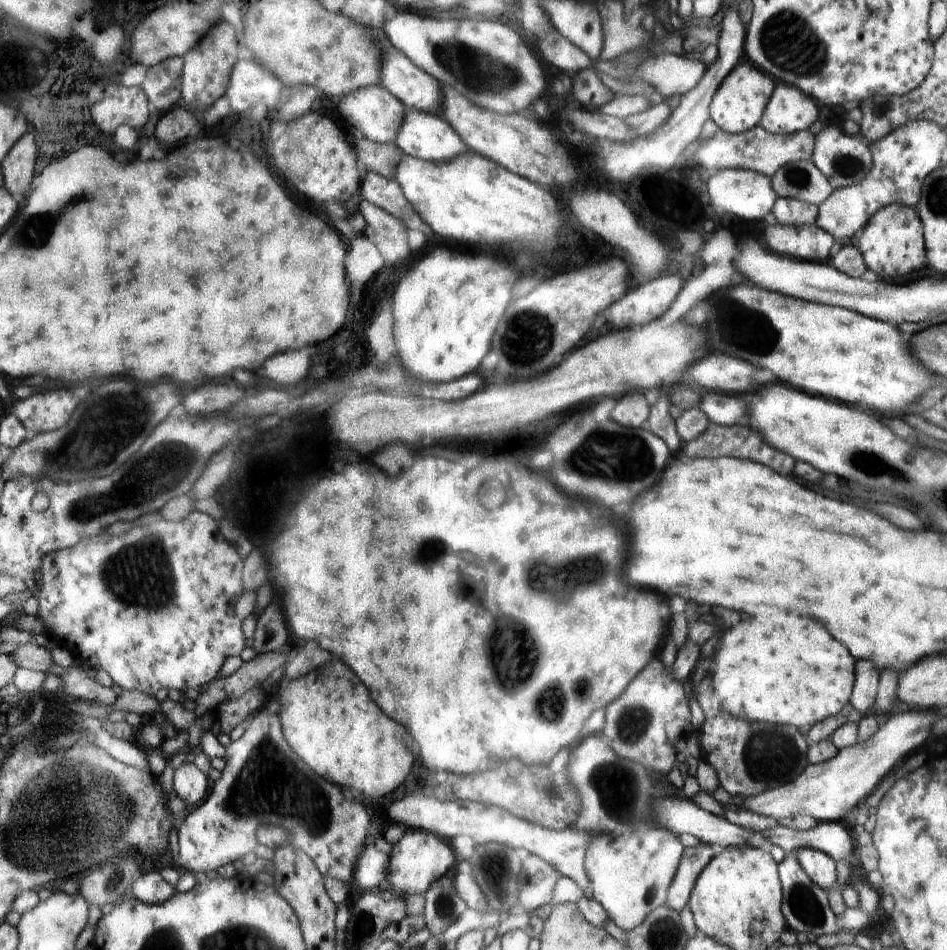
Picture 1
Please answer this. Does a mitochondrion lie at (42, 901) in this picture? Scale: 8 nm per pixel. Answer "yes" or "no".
no

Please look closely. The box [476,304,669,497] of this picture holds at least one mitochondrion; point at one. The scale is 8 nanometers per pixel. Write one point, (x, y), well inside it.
(624, 457)

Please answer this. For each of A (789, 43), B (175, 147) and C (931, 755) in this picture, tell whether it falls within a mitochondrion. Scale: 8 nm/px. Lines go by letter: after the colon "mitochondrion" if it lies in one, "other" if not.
A: mitochondrion
B: other
C: other

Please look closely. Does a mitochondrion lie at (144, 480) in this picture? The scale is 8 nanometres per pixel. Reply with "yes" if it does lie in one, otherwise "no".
yes

